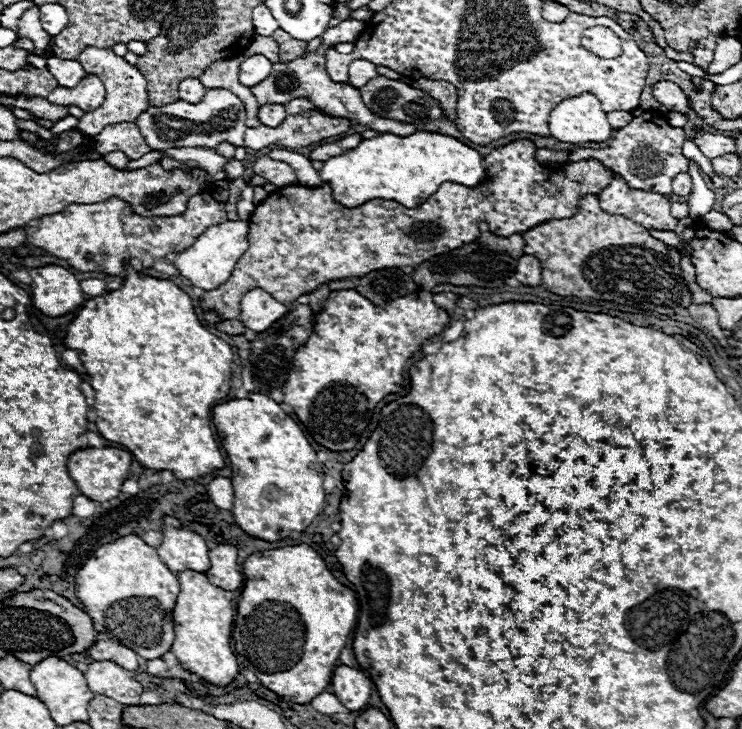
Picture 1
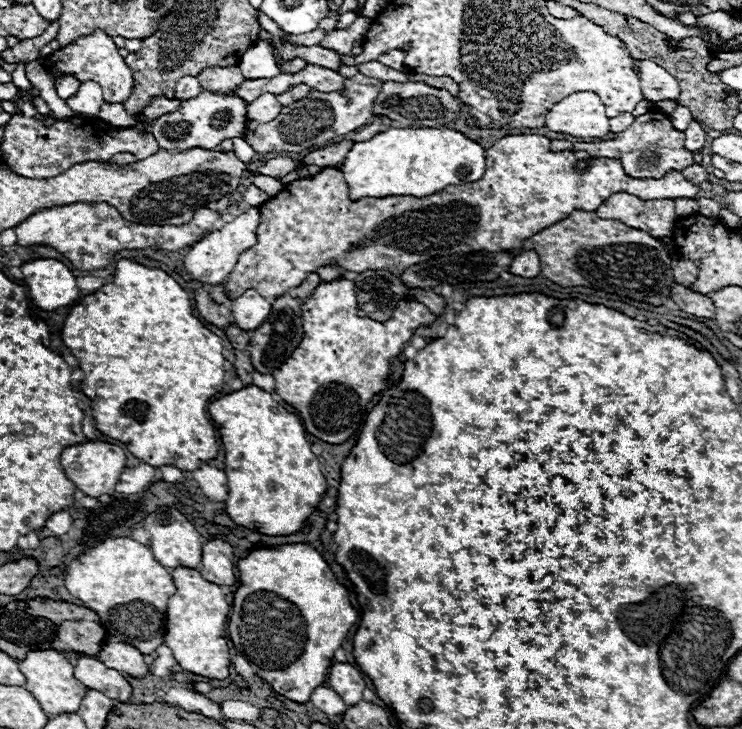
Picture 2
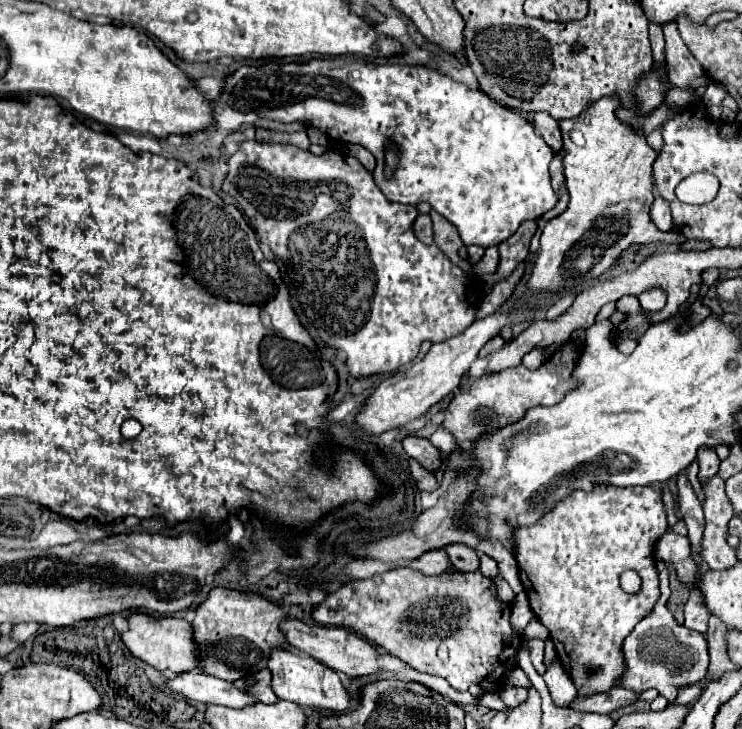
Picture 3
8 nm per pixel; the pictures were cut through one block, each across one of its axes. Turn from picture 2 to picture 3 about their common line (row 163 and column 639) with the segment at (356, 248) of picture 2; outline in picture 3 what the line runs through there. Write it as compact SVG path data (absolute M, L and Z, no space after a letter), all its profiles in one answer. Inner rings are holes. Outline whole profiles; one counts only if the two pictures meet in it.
M660 486L644 488L596 488L592 492L576 490L566 500L542 516L536 526L518 528L516 560L520 566L520 580L530 600L530 608L536 618L550 630L556 654L578 688L578 694L606 692L614 688L614 680L622 676L622 642L634 630L638 620L650 612L660 596L658 574L652 560L652 544L666 532L668 520L662 502ZM624 570L634 570L642 578L642 588L638 594L624 594L620 588L620 574Z

